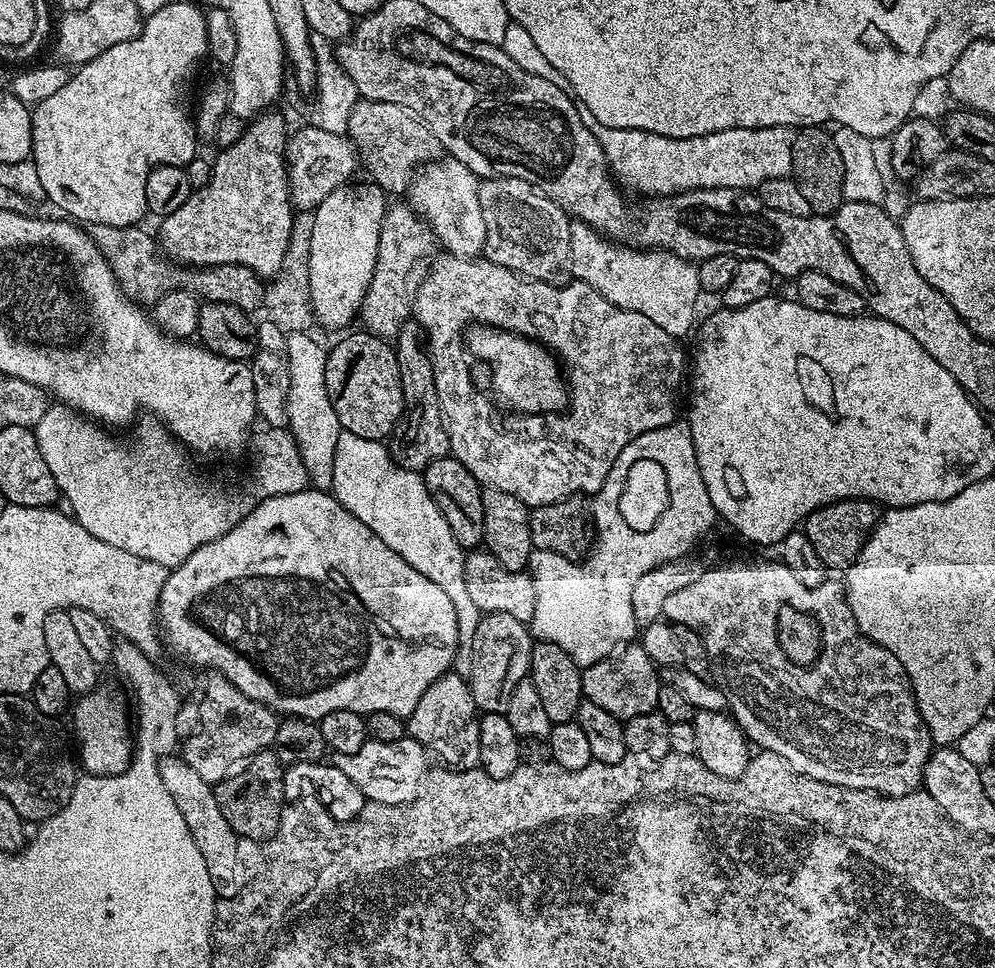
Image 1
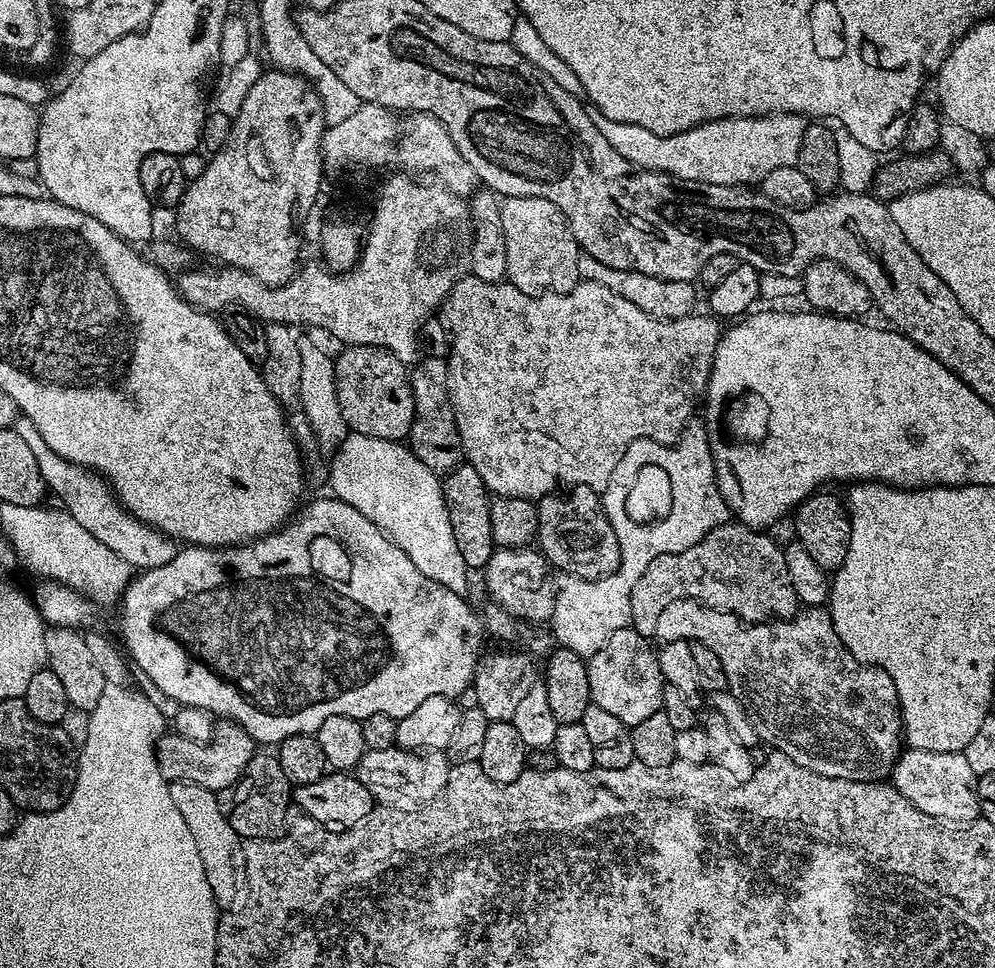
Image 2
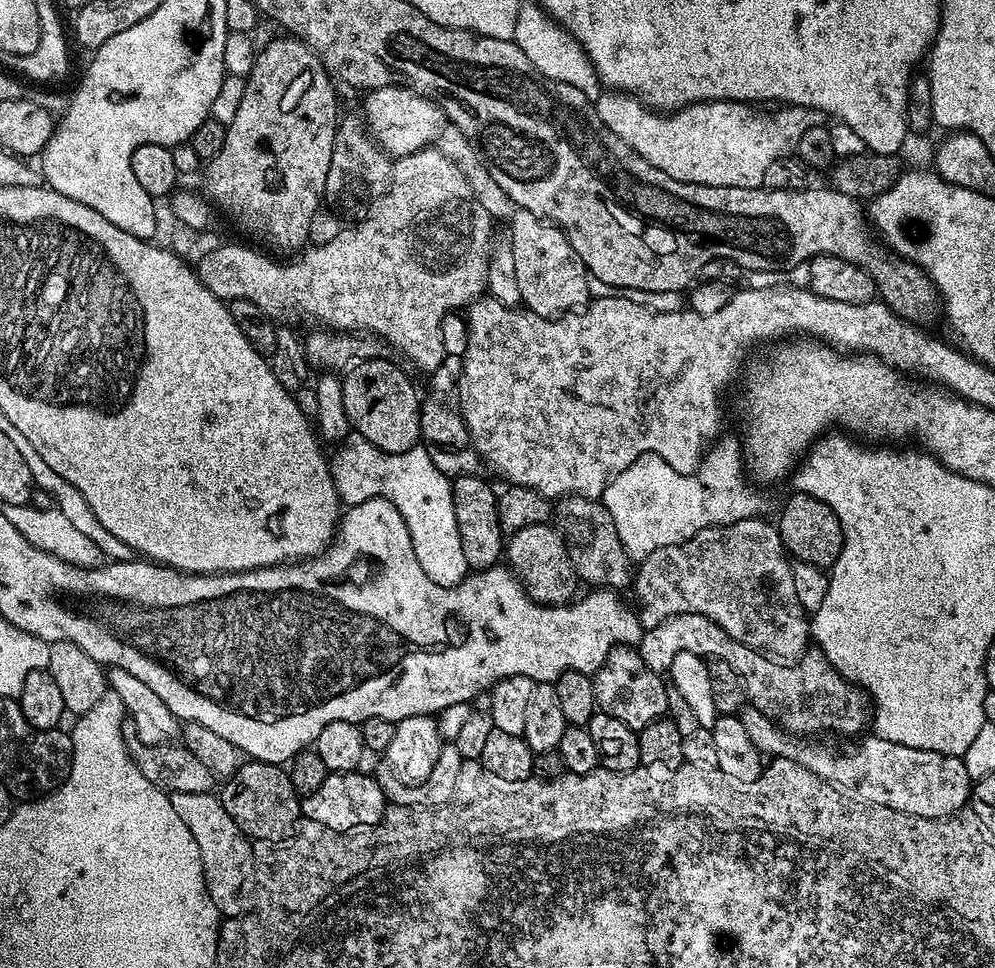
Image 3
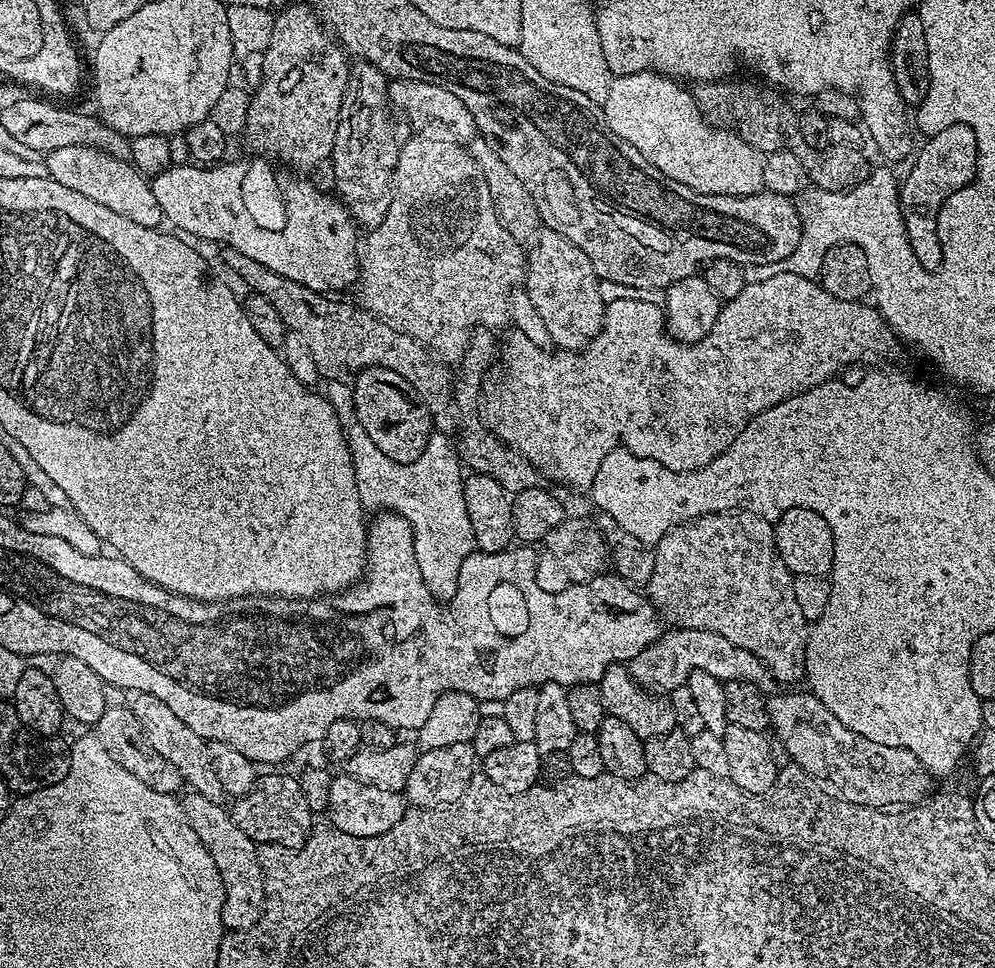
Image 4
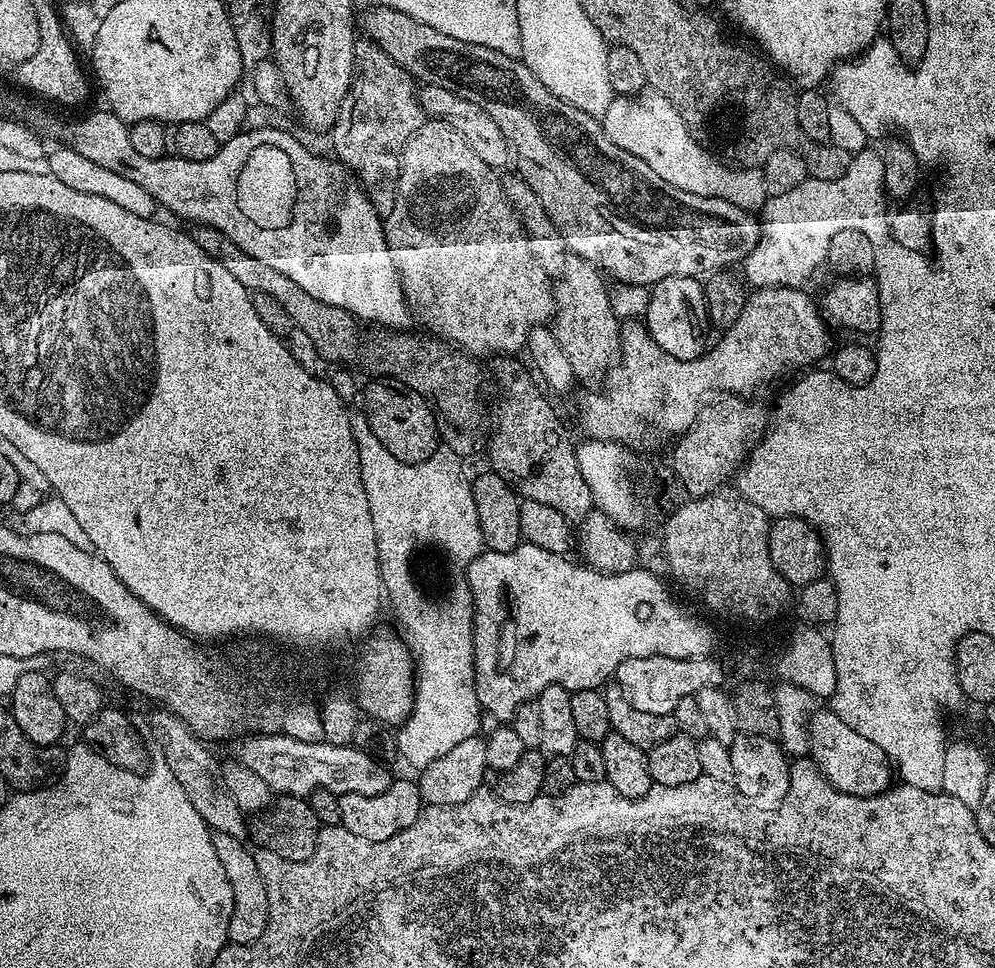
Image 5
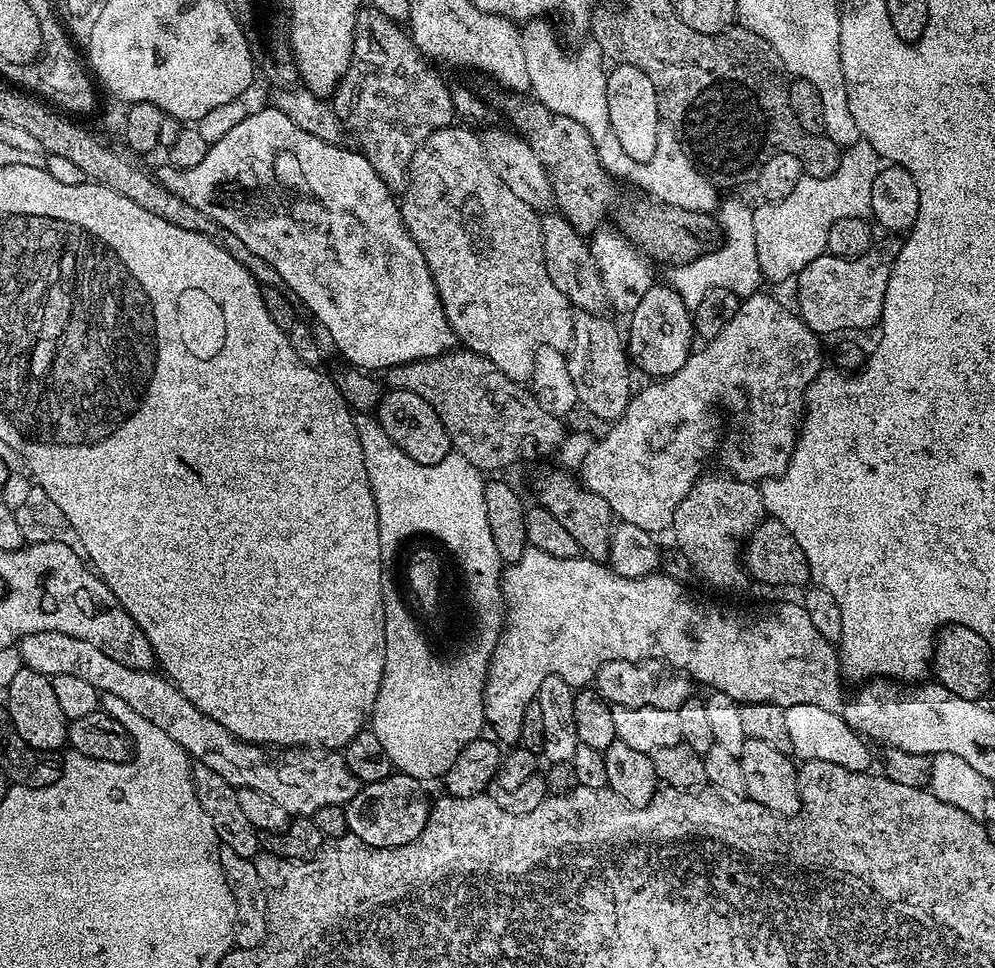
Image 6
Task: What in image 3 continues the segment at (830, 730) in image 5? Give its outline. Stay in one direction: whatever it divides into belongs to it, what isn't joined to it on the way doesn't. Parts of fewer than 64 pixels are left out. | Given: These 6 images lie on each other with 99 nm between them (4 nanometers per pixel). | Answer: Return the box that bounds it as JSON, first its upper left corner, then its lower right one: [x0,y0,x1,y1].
[738,706,974,820]

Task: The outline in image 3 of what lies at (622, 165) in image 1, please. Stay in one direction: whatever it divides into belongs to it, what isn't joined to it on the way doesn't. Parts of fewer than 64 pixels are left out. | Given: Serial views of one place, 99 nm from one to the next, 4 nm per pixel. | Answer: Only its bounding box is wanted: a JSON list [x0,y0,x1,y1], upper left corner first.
[594,90,826,187]

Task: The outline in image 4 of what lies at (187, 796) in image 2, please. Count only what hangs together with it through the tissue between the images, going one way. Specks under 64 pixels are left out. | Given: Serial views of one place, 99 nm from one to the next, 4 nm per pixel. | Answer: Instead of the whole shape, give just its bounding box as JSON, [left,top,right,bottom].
[182,791,264,927]

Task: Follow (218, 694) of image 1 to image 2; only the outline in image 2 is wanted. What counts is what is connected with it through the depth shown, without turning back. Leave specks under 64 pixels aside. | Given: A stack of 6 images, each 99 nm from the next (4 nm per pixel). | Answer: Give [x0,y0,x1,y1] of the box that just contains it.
[156,719,258,793]

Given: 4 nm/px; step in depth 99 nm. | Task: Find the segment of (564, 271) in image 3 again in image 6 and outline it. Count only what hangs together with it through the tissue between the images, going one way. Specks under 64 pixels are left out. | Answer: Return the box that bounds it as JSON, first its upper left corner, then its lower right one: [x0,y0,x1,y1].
[566,314,634,422]

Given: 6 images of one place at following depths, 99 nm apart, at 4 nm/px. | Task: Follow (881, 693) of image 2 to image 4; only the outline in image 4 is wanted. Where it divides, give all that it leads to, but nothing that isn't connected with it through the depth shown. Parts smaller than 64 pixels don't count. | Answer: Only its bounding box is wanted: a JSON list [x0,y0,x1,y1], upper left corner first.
[627,628,770,694]

